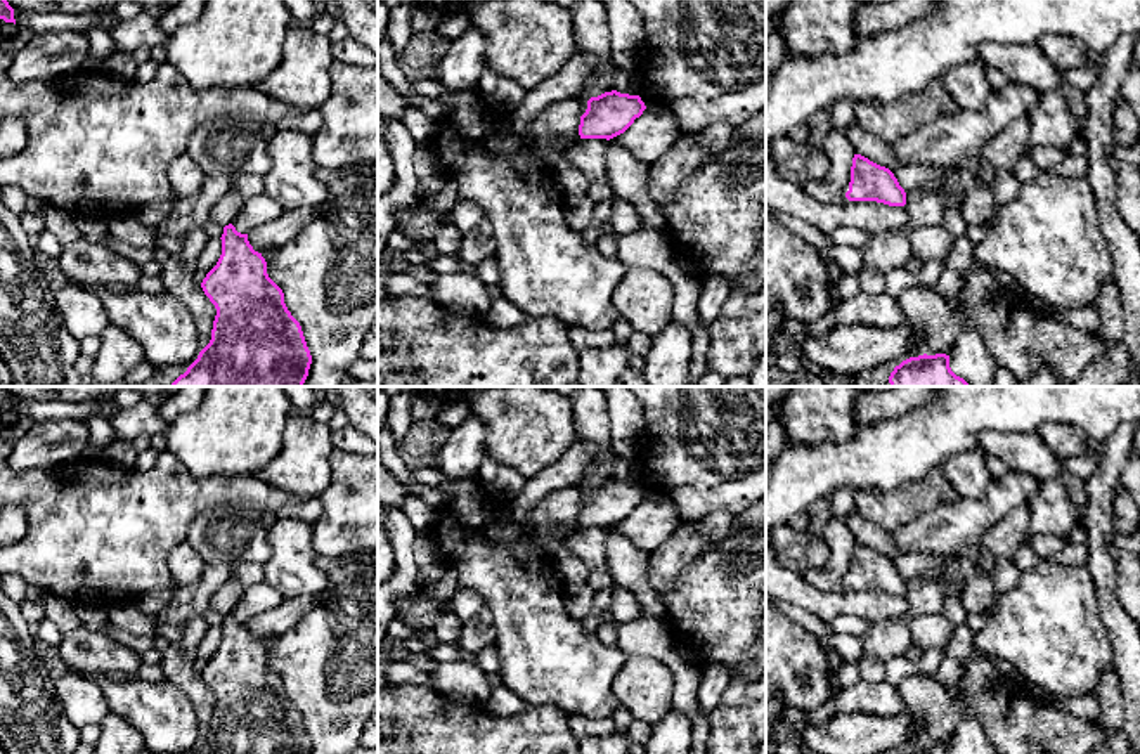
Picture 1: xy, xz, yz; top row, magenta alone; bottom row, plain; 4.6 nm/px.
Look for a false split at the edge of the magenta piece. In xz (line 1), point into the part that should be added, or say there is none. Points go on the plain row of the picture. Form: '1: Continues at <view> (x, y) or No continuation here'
1: No continuation here

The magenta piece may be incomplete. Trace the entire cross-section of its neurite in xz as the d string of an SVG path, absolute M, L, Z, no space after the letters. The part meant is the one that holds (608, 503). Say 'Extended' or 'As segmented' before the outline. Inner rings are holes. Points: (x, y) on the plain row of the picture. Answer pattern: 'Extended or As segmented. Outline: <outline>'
As segmented. Outline: M605 480L587 489L587 497L580 504L580 527L613 527L624 522L646 497L639 484Z

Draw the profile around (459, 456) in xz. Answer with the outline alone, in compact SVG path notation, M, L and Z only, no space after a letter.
M468 413L461 425L447 430L447 439L438 451L437 466L450 478L475 477L485 454L483 440L483 423Z

